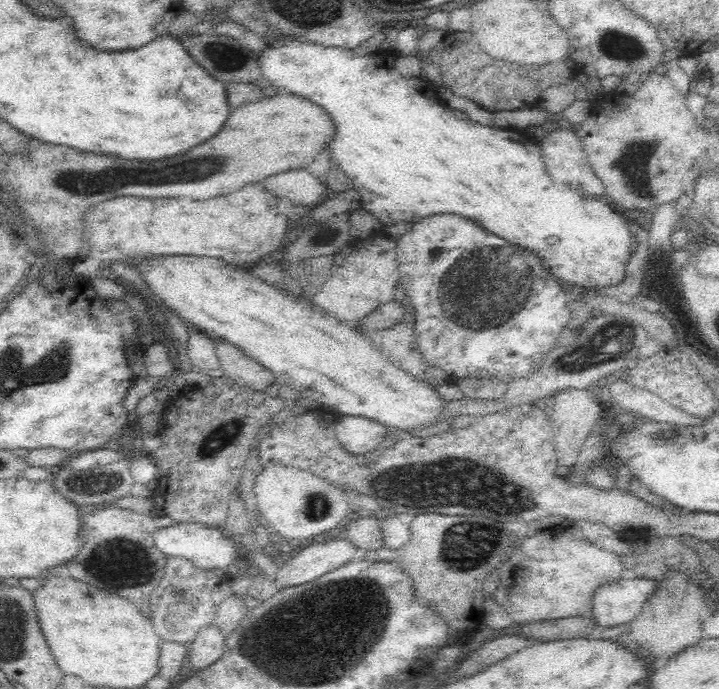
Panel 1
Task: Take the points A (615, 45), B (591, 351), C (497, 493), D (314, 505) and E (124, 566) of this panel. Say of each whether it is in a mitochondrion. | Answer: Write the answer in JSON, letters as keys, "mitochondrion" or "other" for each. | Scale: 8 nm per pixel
{"A":"mitochondrion","B":"other","C":"mitochondrion","D":"mitochondrion","E":"mitochondrion"}

